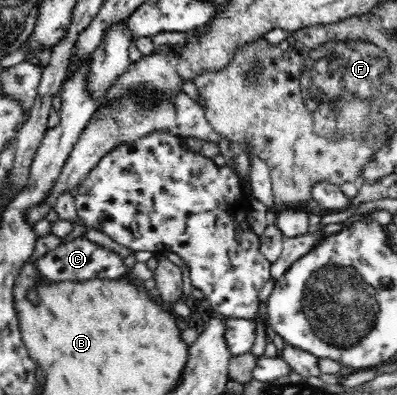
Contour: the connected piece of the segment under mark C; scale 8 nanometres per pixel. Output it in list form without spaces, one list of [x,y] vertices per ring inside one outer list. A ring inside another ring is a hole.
[[[73,235],[62,242],[57,248],[51,250],[46,256],[39,258],[35,262],[37,278],[35,284],[29,286],[27,298],[37,300],[38,290],[41,287],[50,286],[51,283],[63,281],[88,281],[91,279],[117,280],[129,276],[129,271],[125,267],[124,259],[113,250],[102,247],[91,242],[87,236]]]

